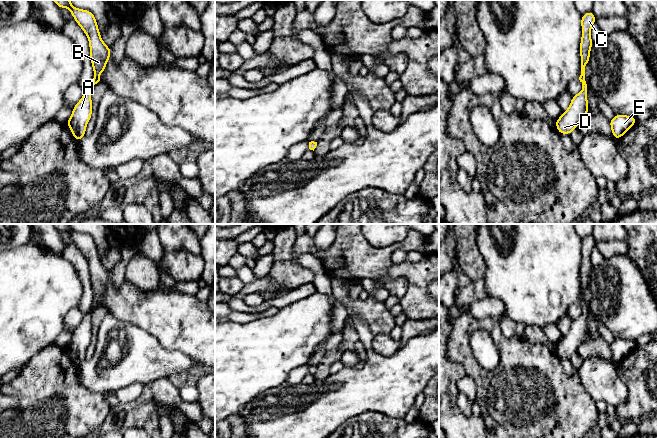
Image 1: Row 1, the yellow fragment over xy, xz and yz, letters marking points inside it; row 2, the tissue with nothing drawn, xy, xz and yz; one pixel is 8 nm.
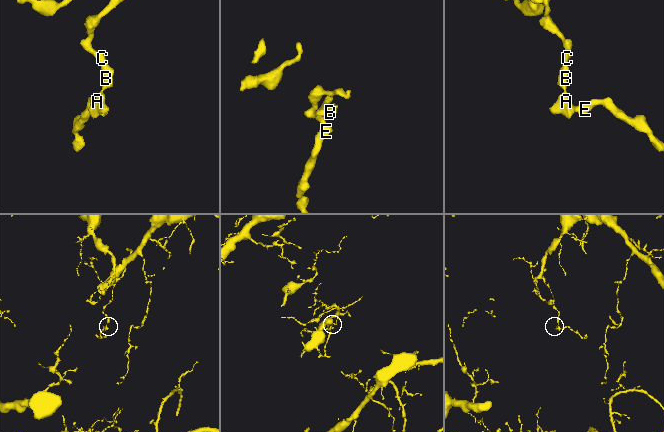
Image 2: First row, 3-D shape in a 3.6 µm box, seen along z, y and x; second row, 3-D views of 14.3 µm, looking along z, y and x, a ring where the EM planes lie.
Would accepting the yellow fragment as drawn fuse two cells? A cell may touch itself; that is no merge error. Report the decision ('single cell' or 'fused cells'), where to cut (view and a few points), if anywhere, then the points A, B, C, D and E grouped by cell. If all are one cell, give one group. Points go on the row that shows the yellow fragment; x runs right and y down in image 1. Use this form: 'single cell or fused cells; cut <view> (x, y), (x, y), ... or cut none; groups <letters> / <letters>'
single cell; cut none; groups A B C D E

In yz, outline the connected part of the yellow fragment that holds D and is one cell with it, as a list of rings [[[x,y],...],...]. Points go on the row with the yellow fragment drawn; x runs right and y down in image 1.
[[[592,11],[582,15],[582,37],[580,42],[581,75],[579,80],[583,89],[580,93],[572,97],[569,108],[561,114],[558,120],[554,122],[560,134],[570,135],[574,129],[577,129],[580,121],[586,116],[589,116],[587,108],[587,89],[589,86],[585,79],[585,67],[590,60],[590,51],[592,45],[594,44],[591,40],[591,27],[594,23],[596,23],[596,19]]]

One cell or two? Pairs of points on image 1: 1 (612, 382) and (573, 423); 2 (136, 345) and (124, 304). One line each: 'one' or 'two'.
1: two
2: two

